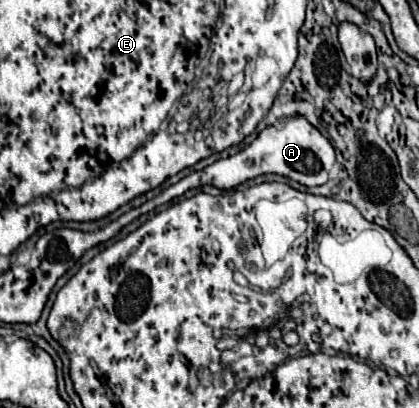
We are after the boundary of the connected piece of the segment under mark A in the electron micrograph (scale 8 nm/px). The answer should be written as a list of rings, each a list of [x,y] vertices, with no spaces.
[[[295,115],[285,119],[285,125],[281,129],[269,125],[267,129],[263,129],[257,139],[247,145],[243,151],[227,157],[227,159],[219,159],[213,165],[205,167],[203,171],[195,171],[187,177],[183,177],[179,183],[169,187],[169,201],[175,197],[181,197],[185,191],[201,187],[201,185],[213,185],[219,189],[231,189],[241,185],[247,179],[253,179],[257,175],[263,173],[277,173],[283,175],[287,179],[293,179],[301,185],[323,185],[329,179],[329,171],[335,163],[335,149],[331,145],[331,141],[317,129],[313,127],[303,115]]]

